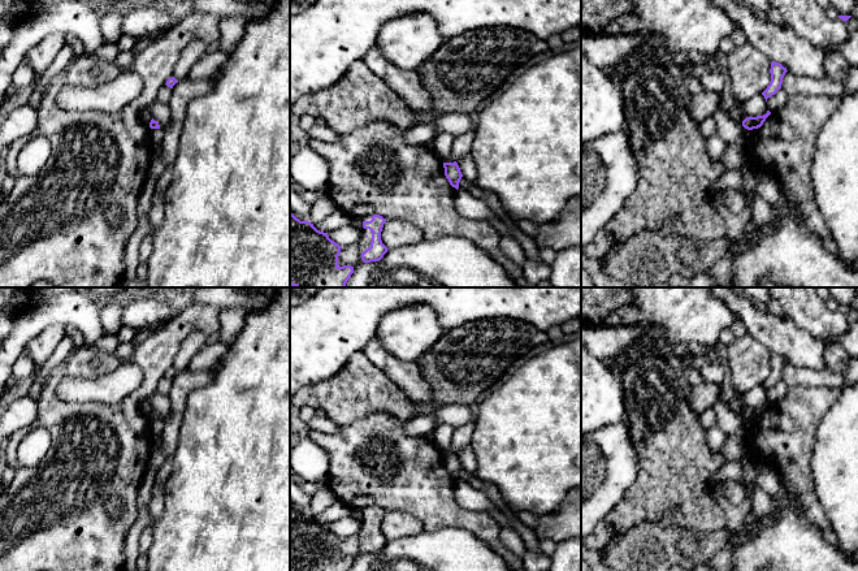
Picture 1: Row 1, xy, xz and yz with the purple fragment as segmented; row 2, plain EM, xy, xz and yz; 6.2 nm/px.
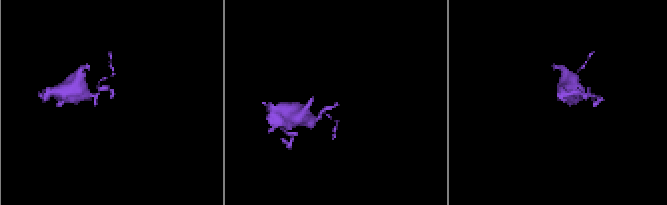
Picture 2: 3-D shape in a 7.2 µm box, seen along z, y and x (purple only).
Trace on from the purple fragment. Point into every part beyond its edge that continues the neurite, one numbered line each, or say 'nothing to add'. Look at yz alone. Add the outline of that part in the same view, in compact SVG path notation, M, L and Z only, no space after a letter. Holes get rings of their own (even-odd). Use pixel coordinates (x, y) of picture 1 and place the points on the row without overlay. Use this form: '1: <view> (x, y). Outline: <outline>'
nothing to add

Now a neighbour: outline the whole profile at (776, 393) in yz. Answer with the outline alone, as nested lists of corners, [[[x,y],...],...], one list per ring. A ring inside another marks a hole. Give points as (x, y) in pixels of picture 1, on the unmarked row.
[[[780,380],[775,386],[767,390],[767,399],[770,403],[781,401],[789,392],[789,386]]]

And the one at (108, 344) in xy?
[[[110,334],[110,336],[100,337],[95,343],[92,343],[90,346],[92,346],[98,350],[103,350],[105,352],[114,352],[120,343],[121,342],[120,342],[117,334]]]

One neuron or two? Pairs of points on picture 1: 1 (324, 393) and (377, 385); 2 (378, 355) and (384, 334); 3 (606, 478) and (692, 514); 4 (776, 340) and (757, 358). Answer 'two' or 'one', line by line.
1: one
2: two
3: two
4: two

